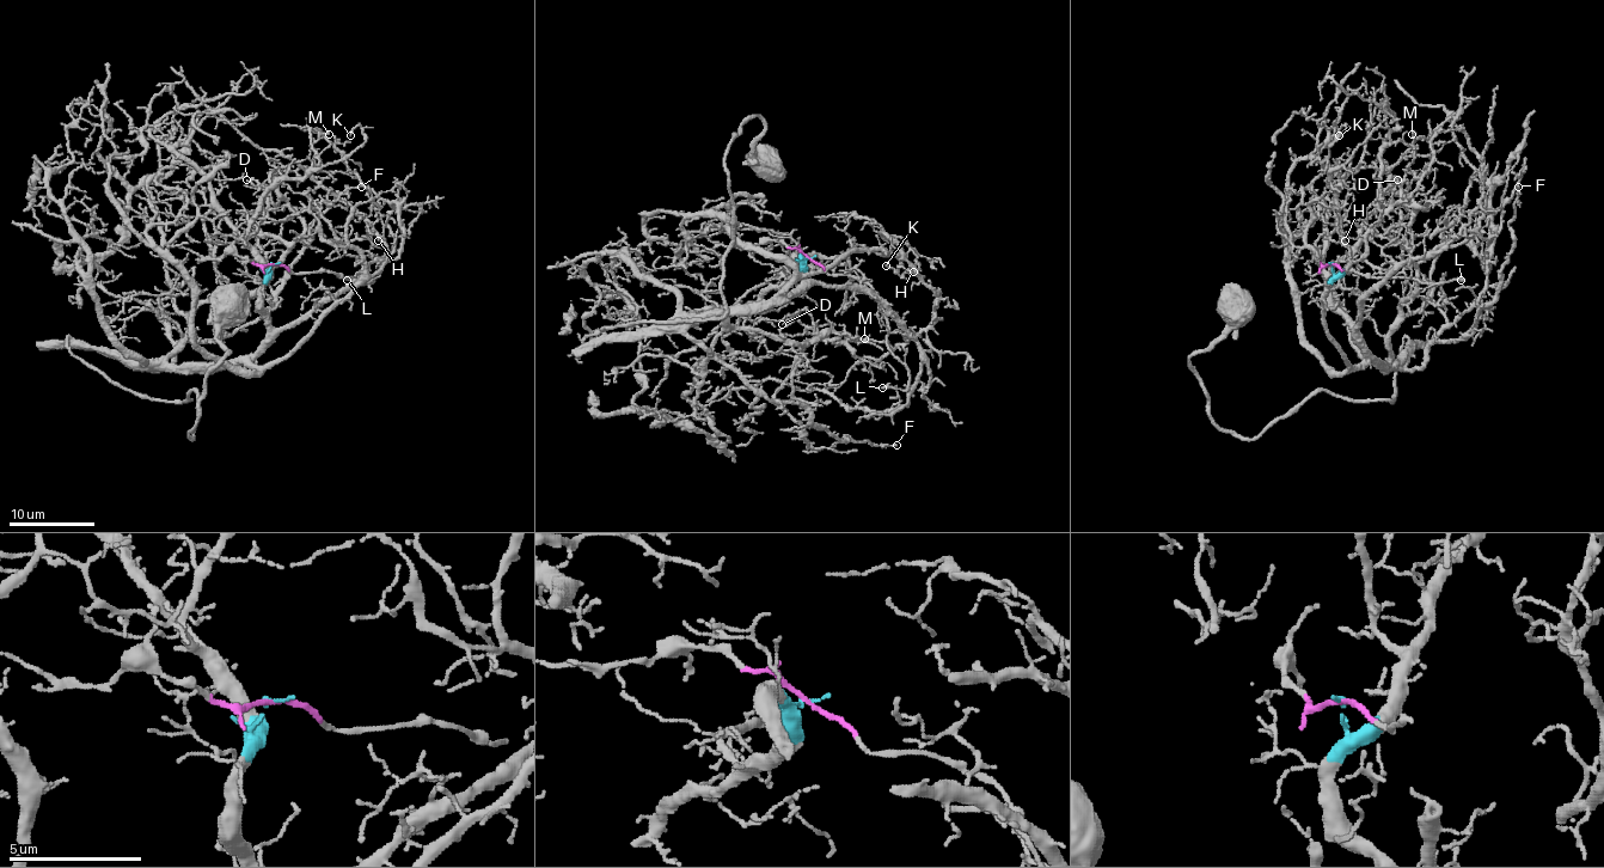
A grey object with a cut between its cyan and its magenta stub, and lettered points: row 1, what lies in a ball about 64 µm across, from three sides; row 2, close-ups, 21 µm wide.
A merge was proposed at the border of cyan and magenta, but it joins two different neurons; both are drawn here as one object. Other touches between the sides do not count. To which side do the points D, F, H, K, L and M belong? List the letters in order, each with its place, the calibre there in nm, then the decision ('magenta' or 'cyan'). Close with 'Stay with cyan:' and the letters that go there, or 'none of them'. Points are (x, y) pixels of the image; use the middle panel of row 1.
D: place (782, 324); calibre 90 nm; cyan
F: place (897, 445); calibre 130 nm; cyan
H: place (913, 271); calibre 90 nm; cyan
K: place (886, 266); calibre 100 nm; cyan
L: place (882, 387); calibre 200 nm; magenta
M: place (864, 338); calibre 140 nm; cyan
Stay with cyan: D, F, H, K, M

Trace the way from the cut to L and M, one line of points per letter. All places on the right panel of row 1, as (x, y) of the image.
L: (1330, 263), (1347, 274), (1418, 277), (1422, 282), (1463, 277), (1461, 280)
M: (1330, 263), (1330, 304), (1382, 366), (1416, 282), (1406, 242), (1412, 201), (1401, 190), (1412, 134)

